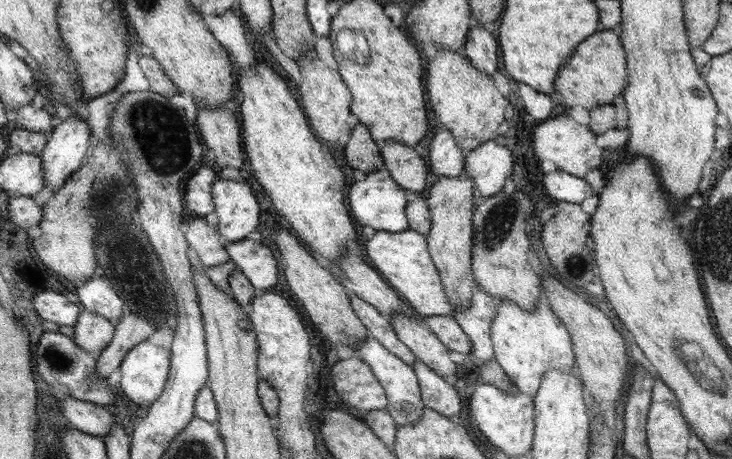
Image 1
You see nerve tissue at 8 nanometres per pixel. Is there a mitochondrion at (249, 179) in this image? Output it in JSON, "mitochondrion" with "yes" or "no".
{"mitochondrion":"no"}

